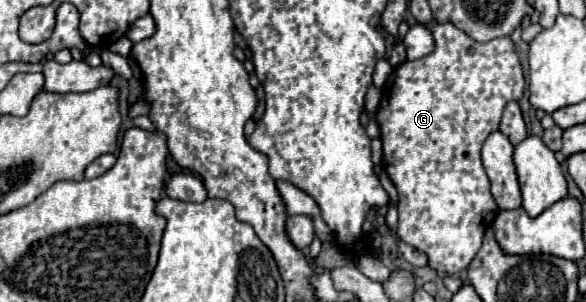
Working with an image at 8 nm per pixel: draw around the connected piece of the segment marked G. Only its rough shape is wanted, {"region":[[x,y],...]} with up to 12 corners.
{"region":[[429,24],[377,110],[399,240],[467,268],[481,146],[525,90],[509,36]]}

